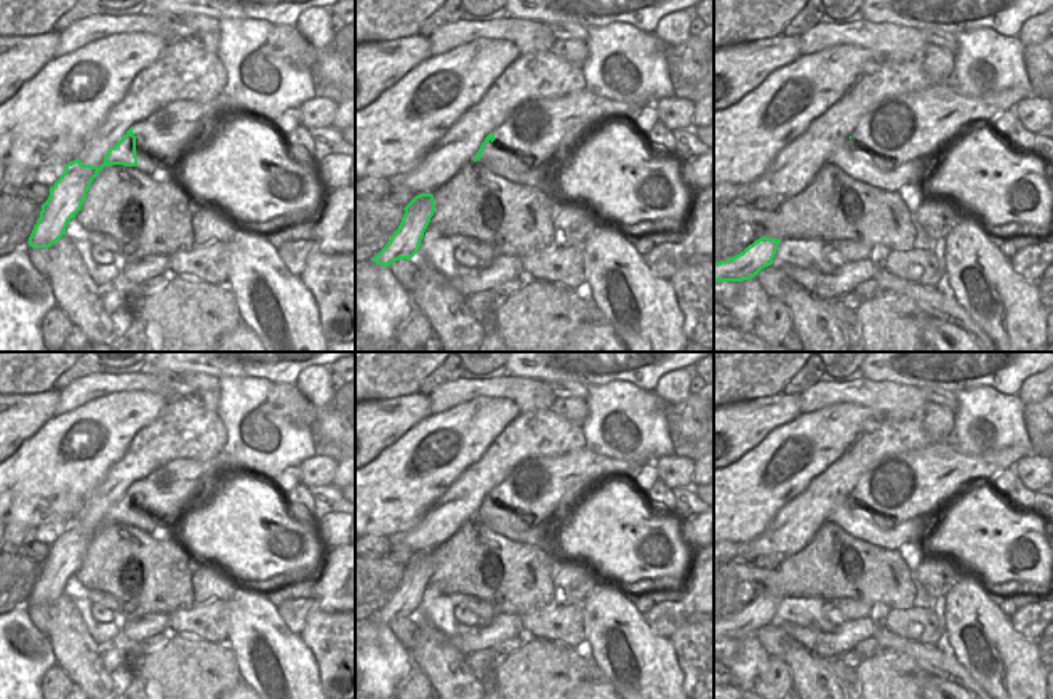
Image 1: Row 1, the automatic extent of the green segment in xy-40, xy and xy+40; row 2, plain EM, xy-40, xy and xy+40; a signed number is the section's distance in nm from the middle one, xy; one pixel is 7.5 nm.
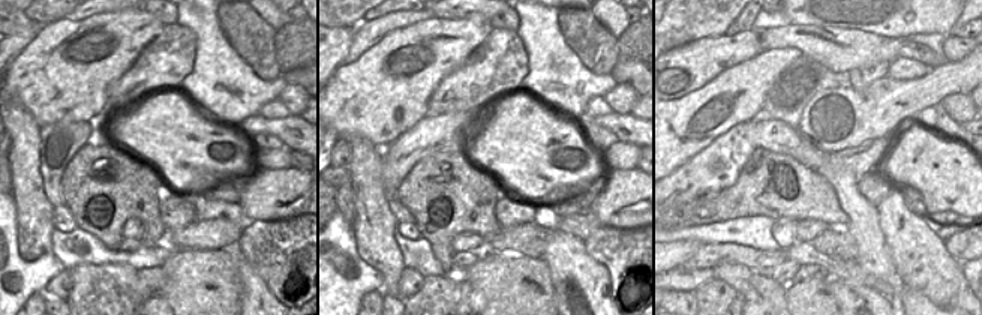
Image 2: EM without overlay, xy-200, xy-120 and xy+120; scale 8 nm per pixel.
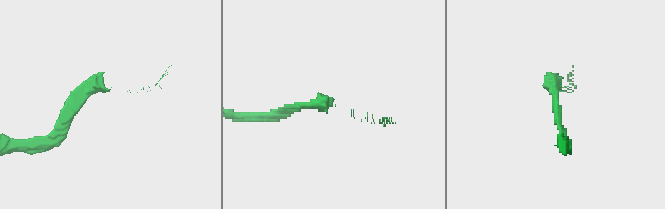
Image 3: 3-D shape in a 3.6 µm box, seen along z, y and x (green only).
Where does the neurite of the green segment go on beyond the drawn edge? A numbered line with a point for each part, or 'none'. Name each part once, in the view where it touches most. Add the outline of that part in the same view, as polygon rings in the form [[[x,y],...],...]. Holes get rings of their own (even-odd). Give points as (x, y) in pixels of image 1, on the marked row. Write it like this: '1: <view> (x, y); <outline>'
1: xy-40 (172, 133); [[[224,93],[210,102],[176,101],[133,125],[136,149],[182,166],[186,157],[206,146],[230,122],[259,117],[259,112],[235,104]]]

